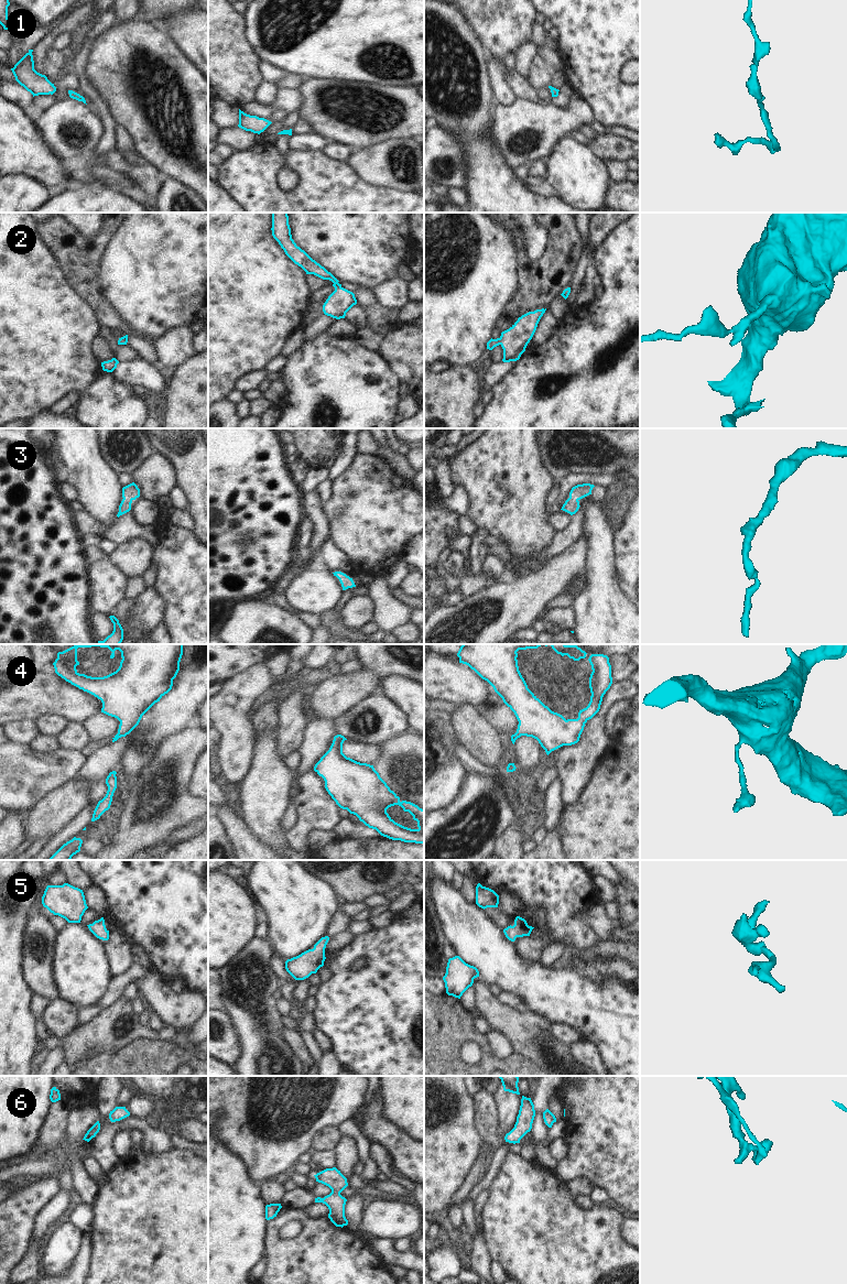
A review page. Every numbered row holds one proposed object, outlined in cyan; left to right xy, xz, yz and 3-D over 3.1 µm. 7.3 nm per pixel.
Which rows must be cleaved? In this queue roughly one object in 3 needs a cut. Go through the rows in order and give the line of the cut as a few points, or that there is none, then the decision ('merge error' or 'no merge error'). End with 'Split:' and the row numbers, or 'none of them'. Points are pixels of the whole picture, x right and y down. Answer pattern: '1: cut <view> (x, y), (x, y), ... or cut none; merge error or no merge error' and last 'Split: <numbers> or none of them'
1: cut none; no merge error
2: cut none; no merge error
3: cut none; no merge error
4: cut none; no merge error
5: cut none; no merge error
6: cut none; no merge error
Split: none of them

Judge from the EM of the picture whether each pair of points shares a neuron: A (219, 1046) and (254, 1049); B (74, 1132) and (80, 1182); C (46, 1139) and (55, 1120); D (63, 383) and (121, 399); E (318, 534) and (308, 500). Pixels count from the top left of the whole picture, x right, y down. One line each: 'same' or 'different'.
A: different
B: different
C: same
D: different
E: same

